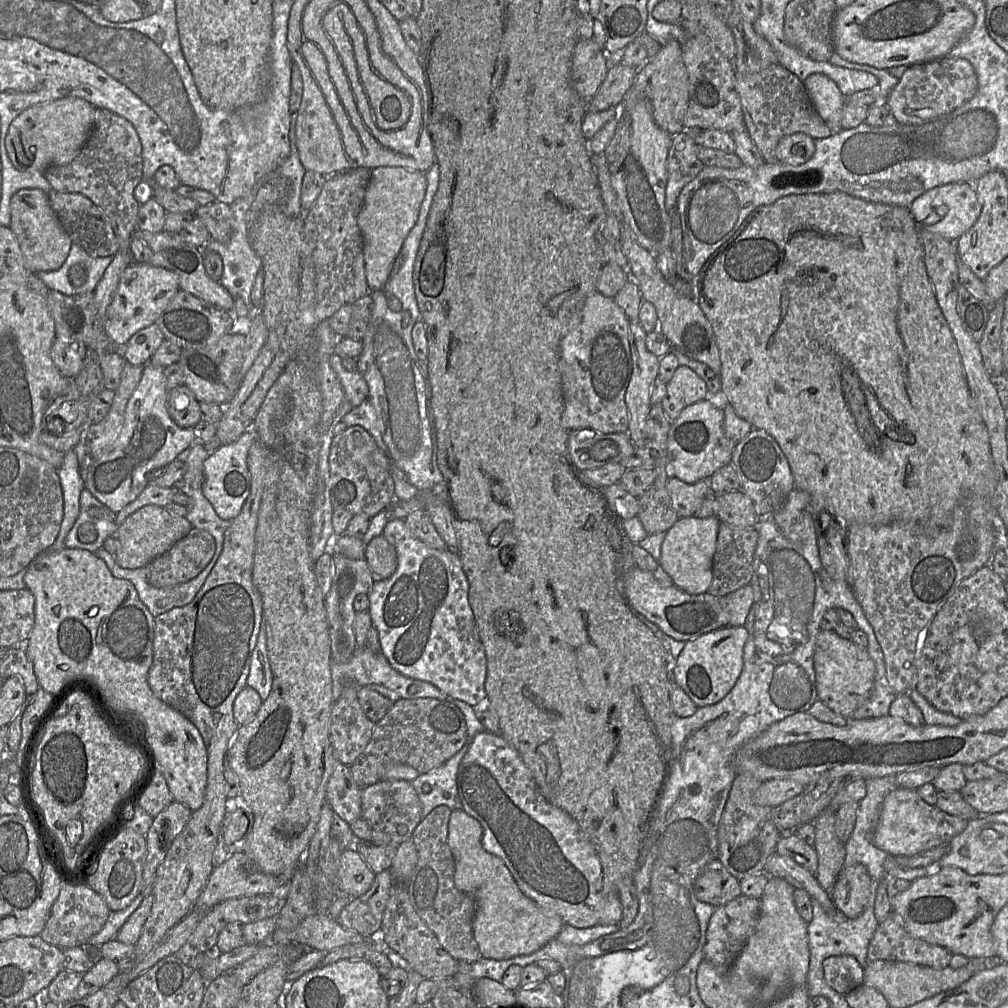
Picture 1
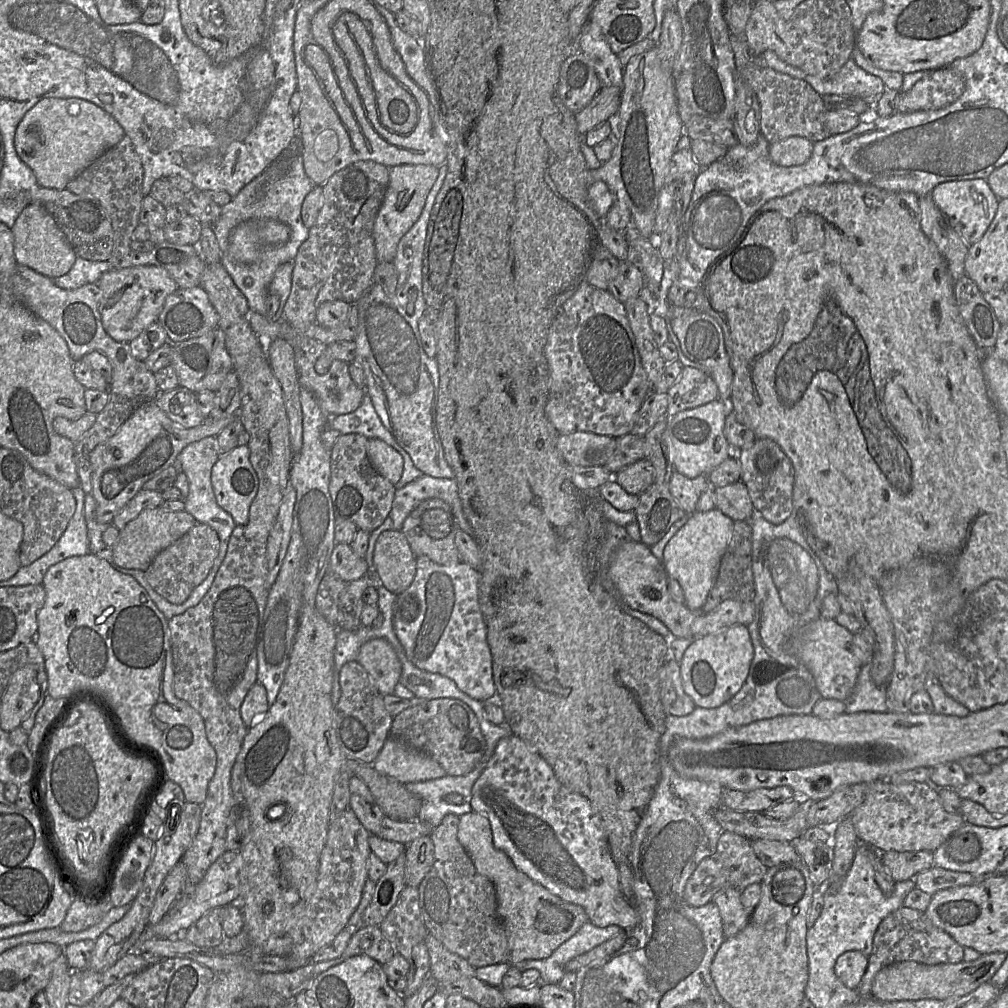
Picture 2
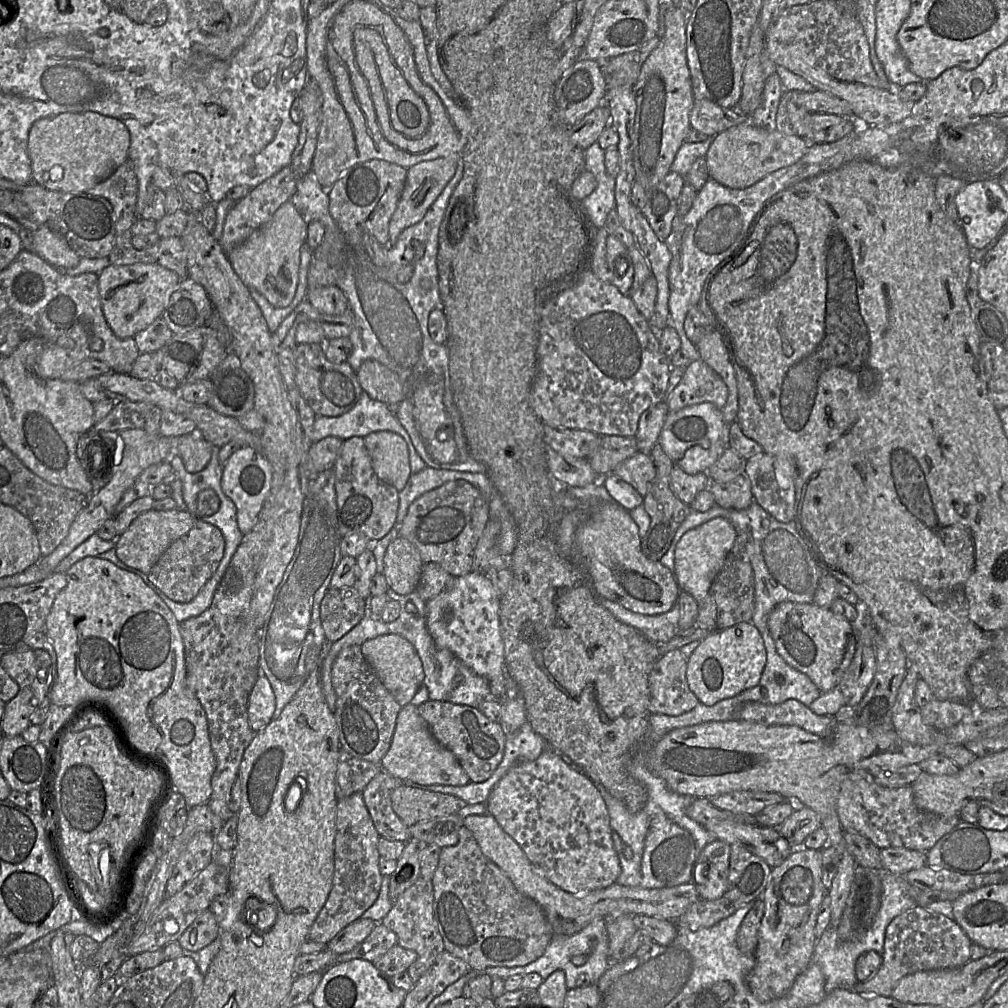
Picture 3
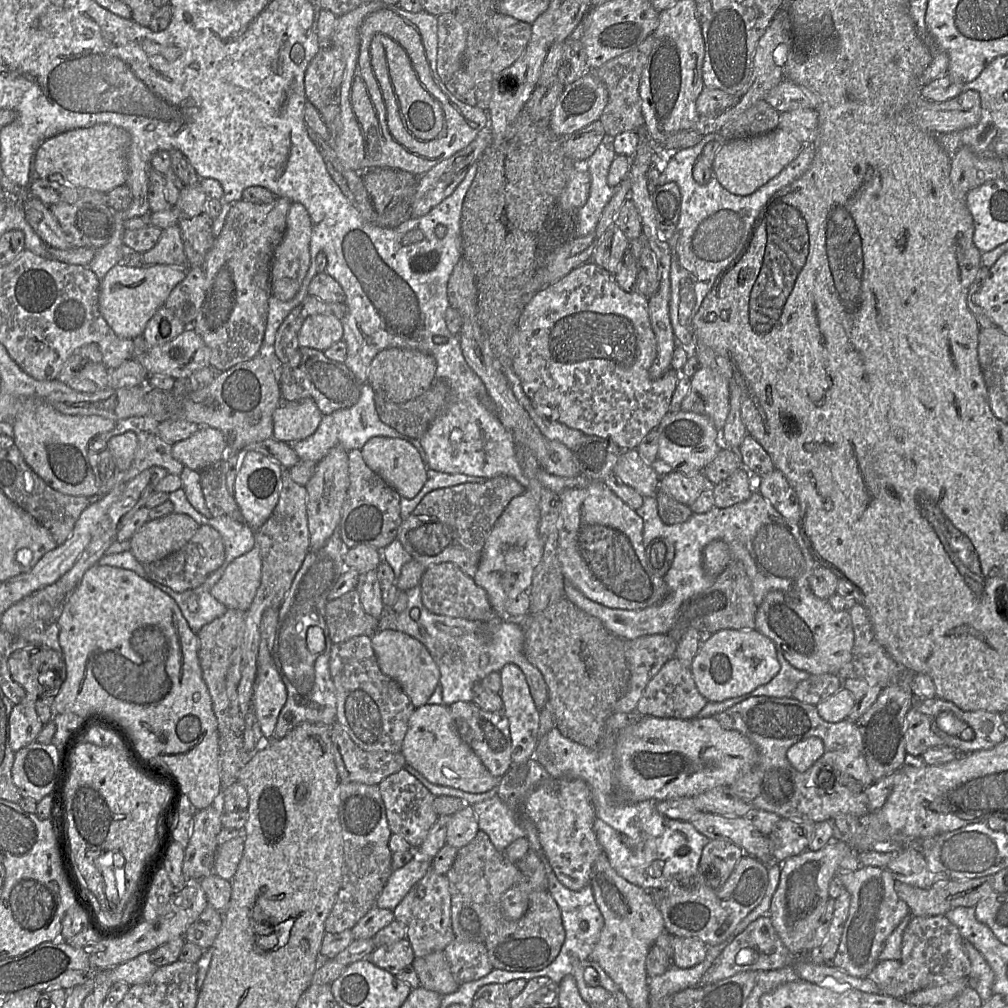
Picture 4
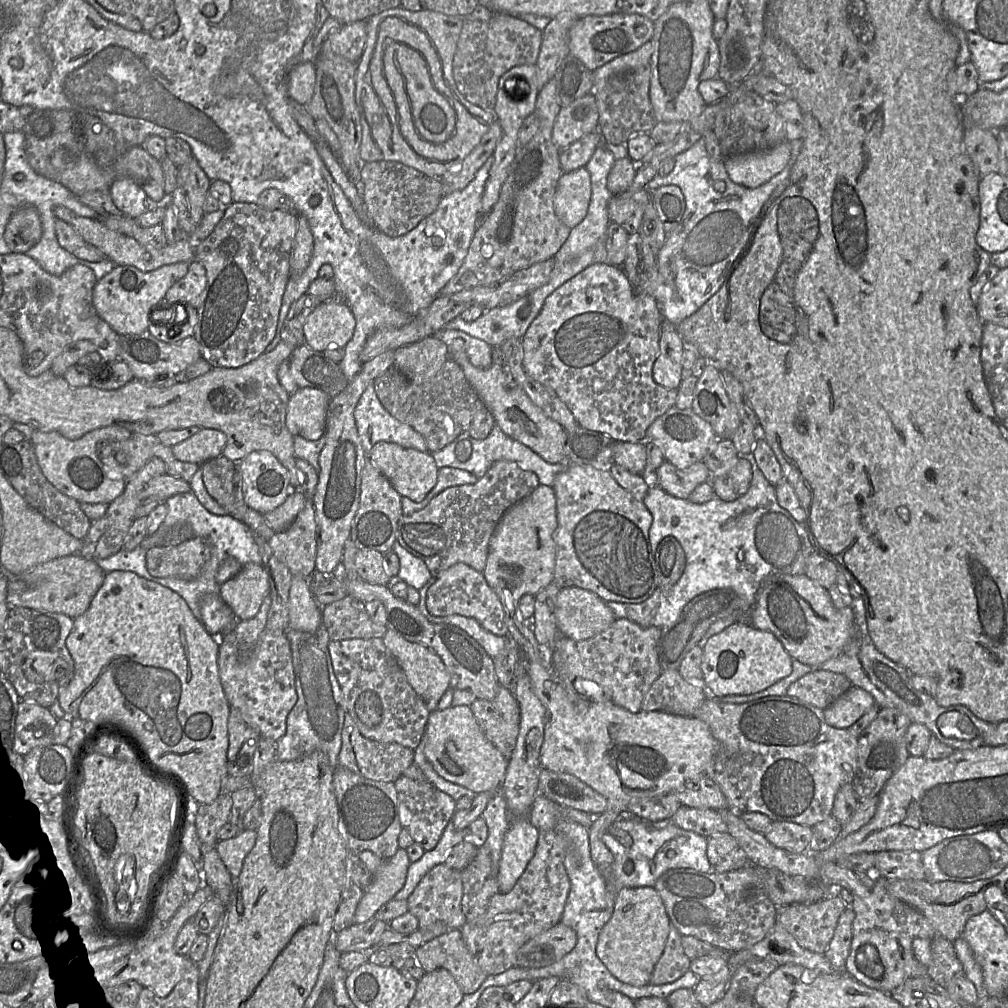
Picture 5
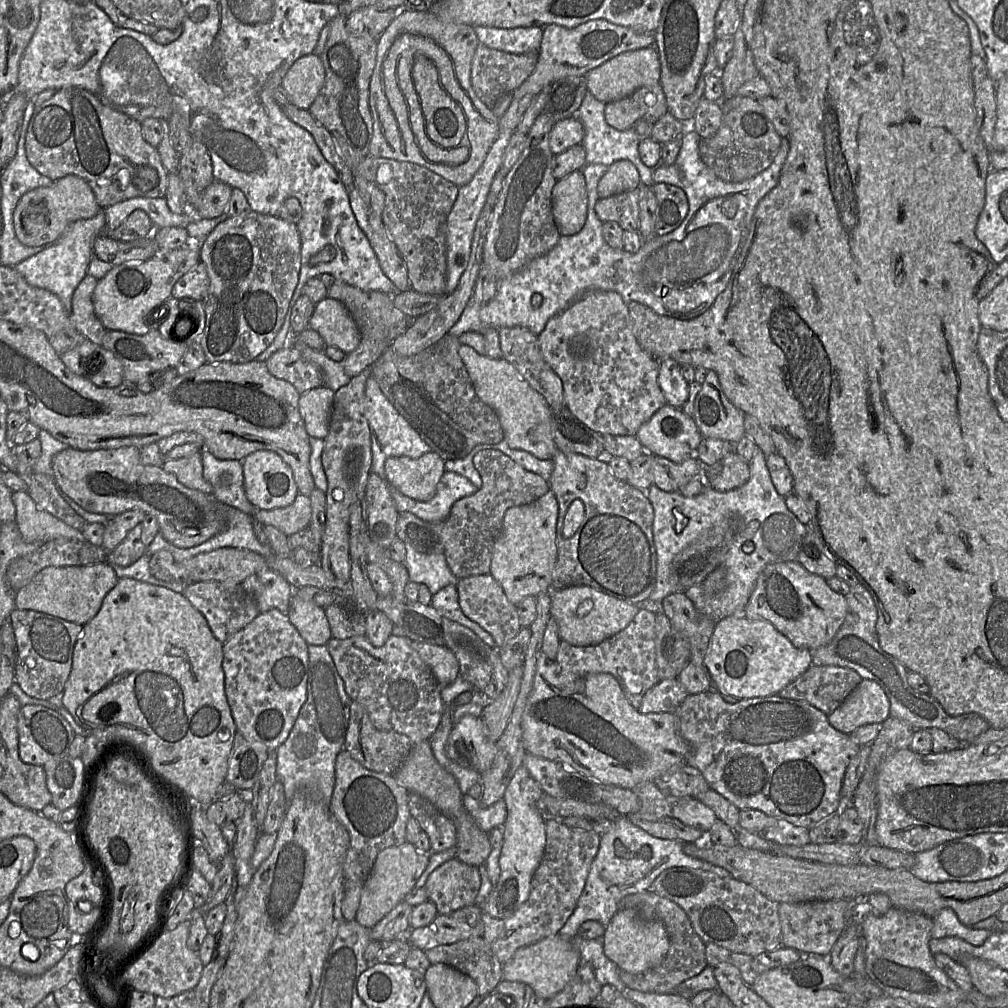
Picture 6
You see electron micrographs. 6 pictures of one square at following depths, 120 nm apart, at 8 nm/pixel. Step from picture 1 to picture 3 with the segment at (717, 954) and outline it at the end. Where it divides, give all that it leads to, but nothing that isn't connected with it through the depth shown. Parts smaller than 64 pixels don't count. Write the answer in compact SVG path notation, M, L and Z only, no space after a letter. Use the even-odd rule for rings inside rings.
M716 839L701 851L692 879L700 898L718 900L728 890L730 847L728 843Z

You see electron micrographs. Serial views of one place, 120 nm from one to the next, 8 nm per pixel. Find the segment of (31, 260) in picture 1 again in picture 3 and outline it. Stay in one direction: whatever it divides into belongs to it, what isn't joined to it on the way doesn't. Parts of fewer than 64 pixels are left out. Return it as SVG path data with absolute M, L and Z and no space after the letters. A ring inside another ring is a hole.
M46 225L34 228L31 251L55 268L74 268L81 258L62 235Z

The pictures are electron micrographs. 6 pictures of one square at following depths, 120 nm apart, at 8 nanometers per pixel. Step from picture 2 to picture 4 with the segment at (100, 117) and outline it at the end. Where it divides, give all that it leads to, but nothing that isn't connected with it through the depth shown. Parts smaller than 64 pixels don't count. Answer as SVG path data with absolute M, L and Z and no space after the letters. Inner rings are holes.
M110 124L69 130L48 138L39 146L33 159L34 170L46 181L108 193L126 182L130 143L126 130Z

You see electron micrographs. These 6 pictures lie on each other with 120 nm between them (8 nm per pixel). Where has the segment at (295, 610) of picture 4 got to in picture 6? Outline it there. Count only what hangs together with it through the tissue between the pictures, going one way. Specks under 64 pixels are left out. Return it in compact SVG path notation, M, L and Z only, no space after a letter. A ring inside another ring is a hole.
M308 645L306 700L287 739L276 749L277 781L284 785L288 801L299 788L306 788L316 789L324 801L330 803L336 757L344 746L352 702L327 646Z

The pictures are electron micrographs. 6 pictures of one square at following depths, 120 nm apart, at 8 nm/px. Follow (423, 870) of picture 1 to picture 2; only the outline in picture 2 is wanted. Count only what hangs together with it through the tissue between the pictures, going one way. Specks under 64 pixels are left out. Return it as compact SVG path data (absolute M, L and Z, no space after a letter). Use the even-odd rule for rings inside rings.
M447 814L429 836L434 844L435 861L418 886L425 924L450 952L465 959L475 969L508 962L508 938L497 914L495 887L488 878L476 871L460 844L458 824L457 815Z

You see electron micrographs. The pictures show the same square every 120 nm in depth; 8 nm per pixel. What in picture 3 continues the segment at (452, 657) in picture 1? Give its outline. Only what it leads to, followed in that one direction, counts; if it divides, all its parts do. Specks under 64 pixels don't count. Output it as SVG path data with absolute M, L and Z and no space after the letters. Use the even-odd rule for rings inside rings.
M472 570L468 574L455 577L454 585L434 598L426 601L426 625L436 645L450 650L465 666L476 675L488 681L492 698L502 700L506 697L506 671L504 644L500 631L499 605L501 595L494 588L485 573Z

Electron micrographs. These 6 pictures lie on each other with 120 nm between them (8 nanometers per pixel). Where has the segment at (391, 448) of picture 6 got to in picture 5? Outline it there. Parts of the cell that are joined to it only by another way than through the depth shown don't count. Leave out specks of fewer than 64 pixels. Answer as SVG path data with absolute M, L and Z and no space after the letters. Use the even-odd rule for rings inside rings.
M373 382L369 383L362 393L354 410L354 418L366 454L380 441L428 452L422 435L411 426L397 420L383 407Z

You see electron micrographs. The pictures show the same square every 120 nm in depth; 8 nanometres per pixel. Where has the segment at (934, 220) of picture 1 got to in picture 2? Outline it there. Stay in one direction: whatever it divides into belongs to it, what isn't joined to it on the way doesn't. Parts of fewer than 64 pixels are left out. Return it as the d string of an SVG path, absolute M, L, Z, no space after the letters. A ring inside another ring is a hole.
M985 179L953 180L936 185L931 198L968 246L978 242L995 217L999 198Z

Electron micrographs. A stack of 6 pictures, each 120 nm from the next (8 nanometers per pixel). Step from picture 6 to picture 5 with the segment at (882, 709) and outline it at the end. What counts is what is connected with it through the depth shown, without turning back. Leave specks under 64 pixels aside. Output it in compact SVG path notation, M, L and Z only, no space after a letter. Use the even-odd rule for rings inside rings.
M851 687L834 703L824 709L827 724L838 729L848 729L875 704L867 691Z

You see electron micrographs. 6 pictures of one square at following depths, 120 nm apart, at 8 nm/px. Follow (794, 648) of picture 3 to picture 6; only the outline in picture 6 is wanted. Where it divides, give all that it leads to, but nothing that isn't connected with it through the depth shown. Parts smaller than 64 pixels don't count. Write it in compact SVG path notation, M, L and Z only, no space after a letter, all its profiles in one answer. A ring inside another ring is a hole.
M798 561L768 565L759 575L743 612L748 619L772 623L794 646L814 650L837 634L847 613L845 596L833 591L827 580L809 572Z

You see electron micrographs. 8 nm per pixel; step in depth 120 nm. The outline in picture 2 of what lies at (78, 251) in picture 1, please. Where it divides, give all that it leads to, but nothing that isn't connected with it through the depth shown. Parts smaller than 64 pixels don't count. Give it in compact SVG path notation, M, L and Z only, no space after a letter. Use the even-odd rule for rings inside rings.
M77 257L68 273L52 280L56 286L62 289L73 290L85 284L97 283L105 272L113 268L109 260L91 261Z

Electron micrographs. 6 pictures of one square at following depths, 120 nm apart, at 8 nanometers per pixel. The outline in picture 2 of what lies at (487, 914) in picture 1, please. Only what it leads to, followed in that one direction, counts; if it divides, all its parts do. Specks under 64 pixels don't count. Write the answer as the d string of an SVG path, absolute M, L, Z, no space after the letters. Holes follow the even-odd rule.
M474 812L460 816L457 837L476 871L488 878L495 887L497 914L506 930L510 964L548 958L588 922L588 916L581 906L550 893L520 872L504 852L494 847L491 826L485 817Z

